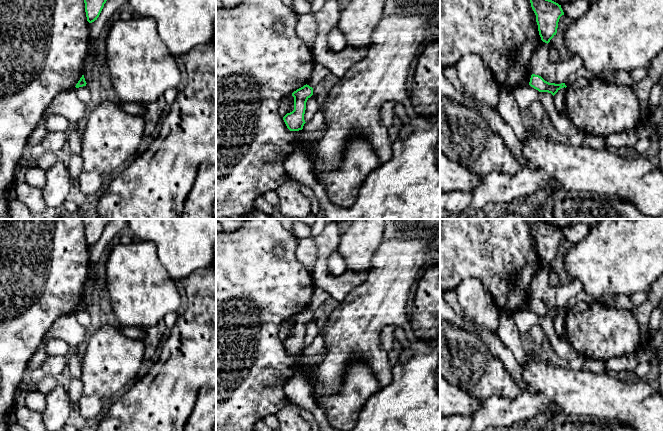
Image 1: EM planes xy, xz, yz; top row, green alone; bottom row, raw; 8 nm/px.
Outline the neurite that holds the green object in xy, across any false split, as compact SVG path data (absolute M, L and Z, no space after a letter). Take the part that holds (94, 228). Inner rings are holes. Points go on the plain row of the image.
M83 219L87 245L94 246L99 241L104 228L112 219Z

